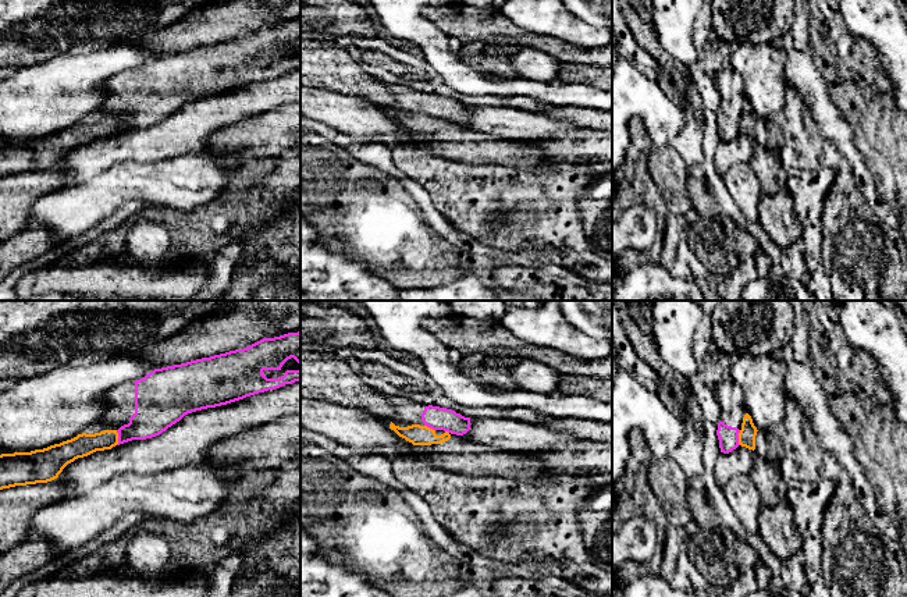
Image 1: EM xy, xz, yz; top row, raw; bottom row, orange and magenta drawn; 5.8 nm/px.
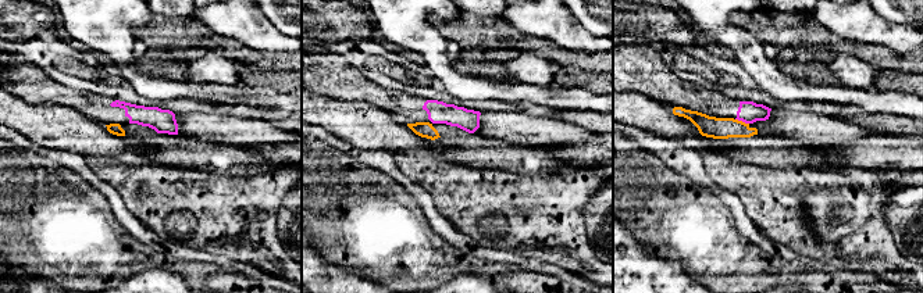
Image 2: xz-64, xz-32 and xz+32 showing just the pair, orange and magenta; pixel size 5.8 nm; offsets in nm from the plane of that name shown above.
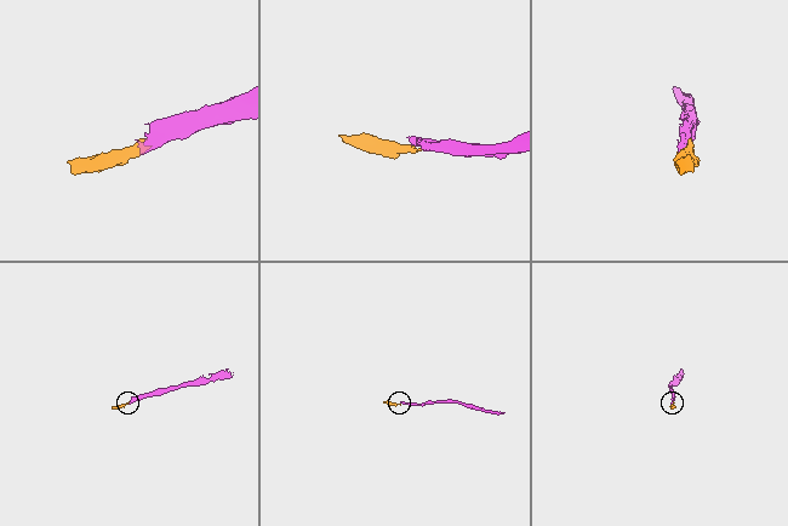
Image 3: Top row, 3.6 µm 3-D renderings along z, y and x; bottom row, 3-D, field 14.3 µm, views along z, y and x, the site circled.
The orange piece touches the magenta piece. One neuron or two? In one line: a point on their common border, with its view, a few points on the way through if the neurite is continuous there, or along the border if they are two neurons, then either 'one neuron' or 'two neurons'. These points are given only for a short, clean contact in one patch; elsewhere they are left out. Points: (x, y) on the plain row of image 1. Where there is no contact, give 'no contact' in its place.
contact xy (117, 125); border xy (116, 118), (117, 132); two neurons

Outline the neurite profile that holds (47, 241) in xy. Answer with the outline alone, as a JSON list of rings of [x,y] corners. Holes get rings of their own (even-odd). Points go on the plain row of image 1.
[[[28,227],[14,237],[0,242],[0,282],[15,269],[57,246],[72,245],[75,239],[57,238],[45,227]]]

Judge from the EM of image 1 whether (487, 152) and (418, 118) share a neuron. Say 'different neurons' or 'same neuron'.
same neuron

